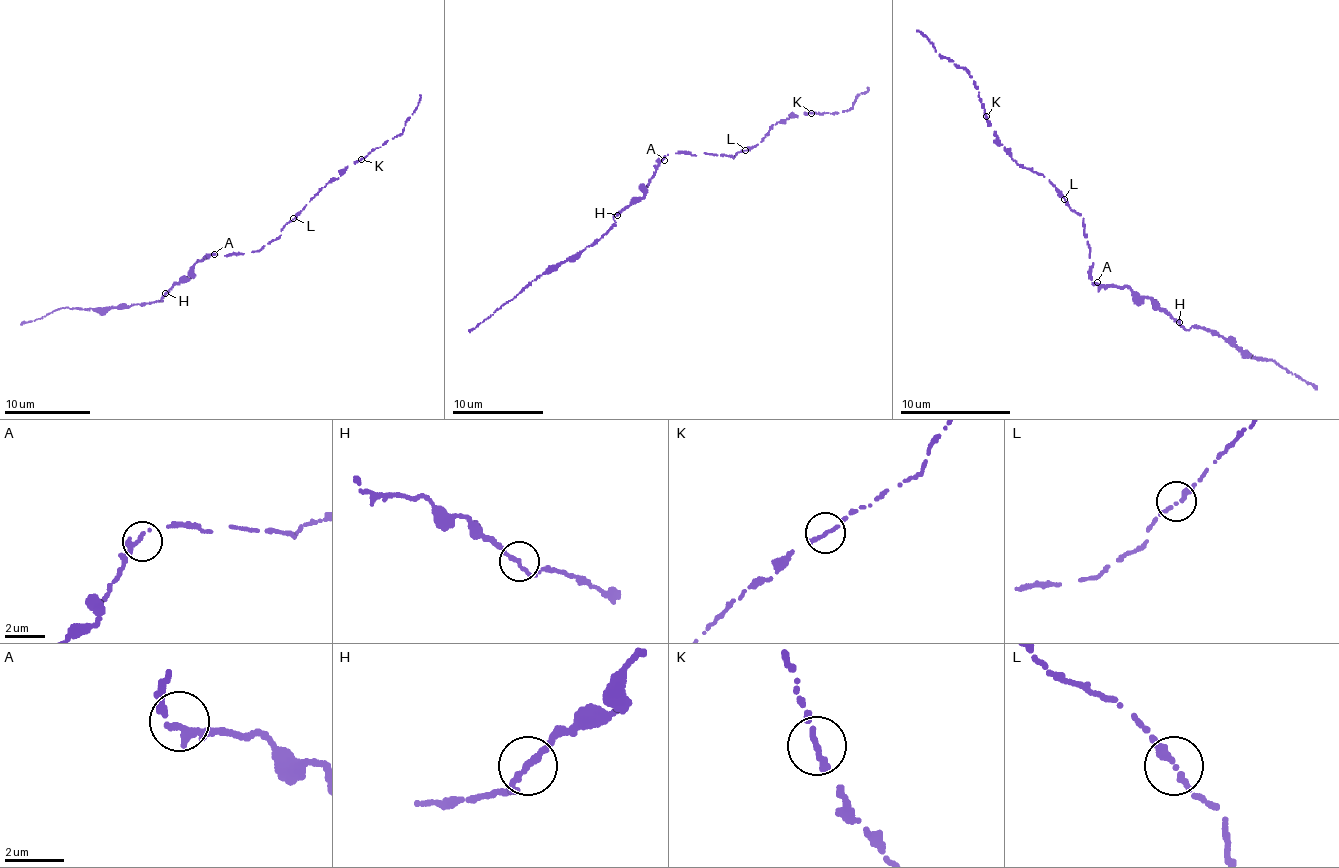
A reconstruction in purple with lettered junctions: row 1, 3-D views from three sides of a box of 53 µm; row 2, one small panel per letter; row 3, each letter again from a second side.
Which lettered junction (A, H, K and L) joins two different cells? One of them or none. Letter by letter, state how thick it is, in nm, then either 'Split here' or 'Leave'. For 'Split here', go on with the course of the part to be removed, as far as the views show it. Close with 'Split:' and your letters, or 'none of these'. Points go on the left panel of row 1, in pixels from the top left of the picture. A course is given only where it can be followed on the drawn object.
A: Thickness 360 nm. Leave
H: Thickness 280 nm. Leave
K: Thickness 300 nm. Leave
L: Thickness 240 nm. Leave
Split: none of these

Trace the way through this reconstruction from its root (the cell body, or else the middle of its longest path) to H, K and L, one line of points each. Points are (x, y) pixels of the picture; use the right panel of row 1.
H: (1092, 276), (1091, 285), (1129, 286), (1134, 294), (1148, 297), (1179, 323)
K: (1092, 276), (1093, 263), (1088, 258), (1080, 214), (1048, 180), (1016, 164), (986, 116)
L: (1092, 276), (1090, 274), (1093, 263), (1088, 258), (1089, 246), (1082, 219), (1064, 199)

